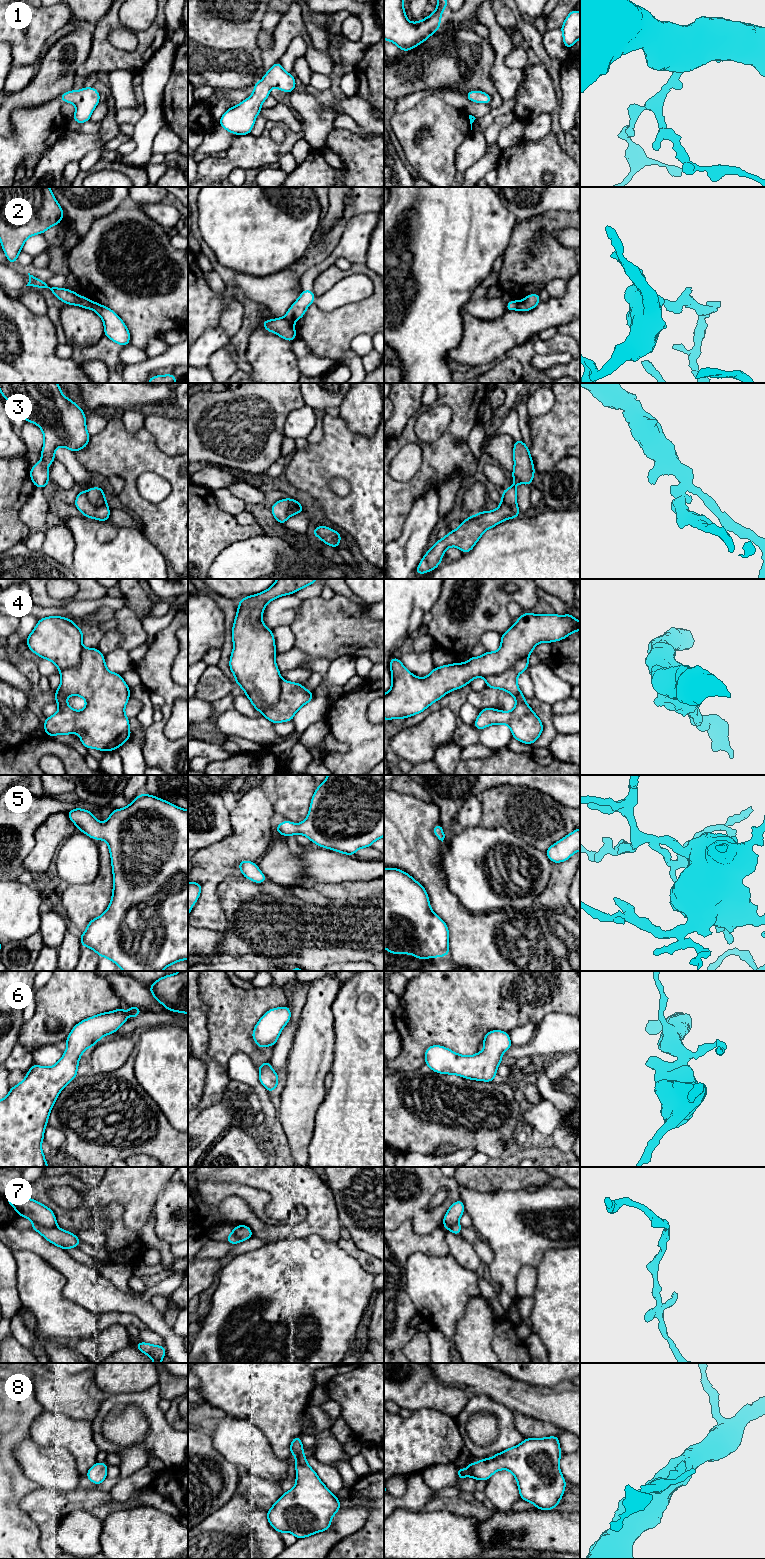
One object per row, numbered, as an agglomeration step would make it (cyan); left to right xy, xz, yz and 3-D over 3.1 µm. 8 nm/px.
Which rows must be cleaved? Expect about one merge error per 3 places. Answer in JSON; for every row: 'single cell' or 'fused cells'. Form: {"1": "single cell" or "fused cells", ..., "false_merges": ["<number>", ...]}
{"1": "single cell", "2": "fused cells", "3": "fused cells", "4": "fused cells", "5": "single cell", "6": "single cell", "7": "fused cells", "8": "single cell", "false_merges": ["2", "3", "4", "7"]}

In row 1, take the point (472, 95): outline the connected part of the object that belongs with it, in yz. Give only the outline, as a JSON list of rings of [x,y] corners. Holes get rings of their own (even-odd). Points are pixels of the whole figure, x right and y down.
[[[473,90],[465,94],[467,99],[475,103],[485,103],[490,105],[492,97],[483,91]]]

